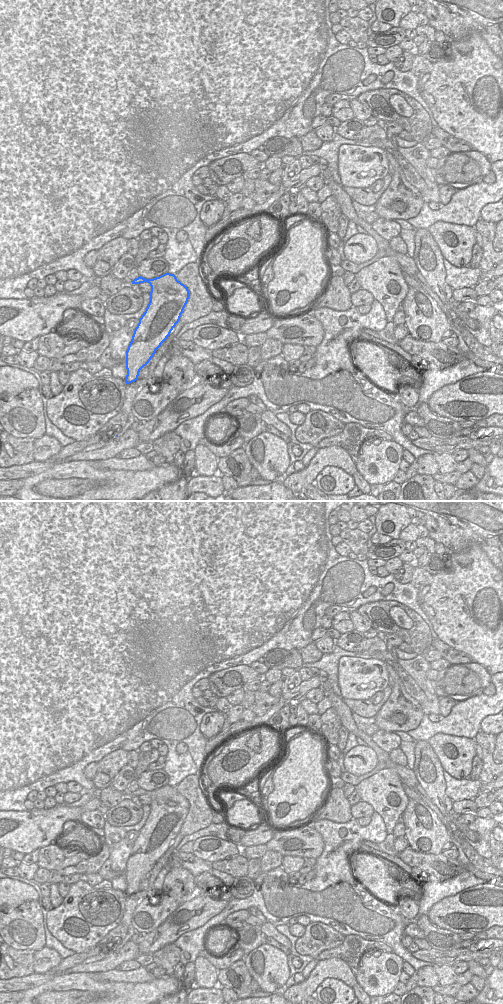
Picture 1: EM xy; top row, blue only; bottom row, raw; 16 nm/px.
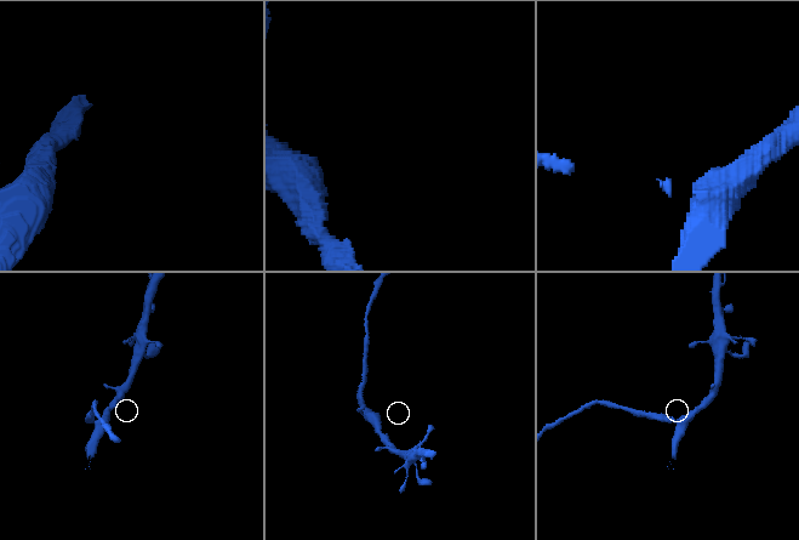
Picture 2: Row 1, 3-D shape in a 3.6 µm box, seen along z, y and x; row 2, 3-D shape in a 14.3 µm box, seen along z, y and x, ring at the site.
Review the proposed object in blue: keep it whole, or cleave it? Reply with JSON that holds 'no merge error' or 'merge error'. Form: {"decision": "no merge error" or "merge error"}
{"decision": "merge error"}

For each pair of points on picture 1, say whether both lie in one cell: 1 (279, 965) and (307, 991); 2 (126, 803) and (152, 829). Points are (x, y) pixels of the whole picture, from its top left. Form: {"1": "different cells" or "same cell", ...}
{"1": "different cells", "2": "different cells"}

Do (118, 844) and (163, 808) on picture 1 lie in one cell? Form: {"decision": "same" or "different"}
{"decision": "same"}

